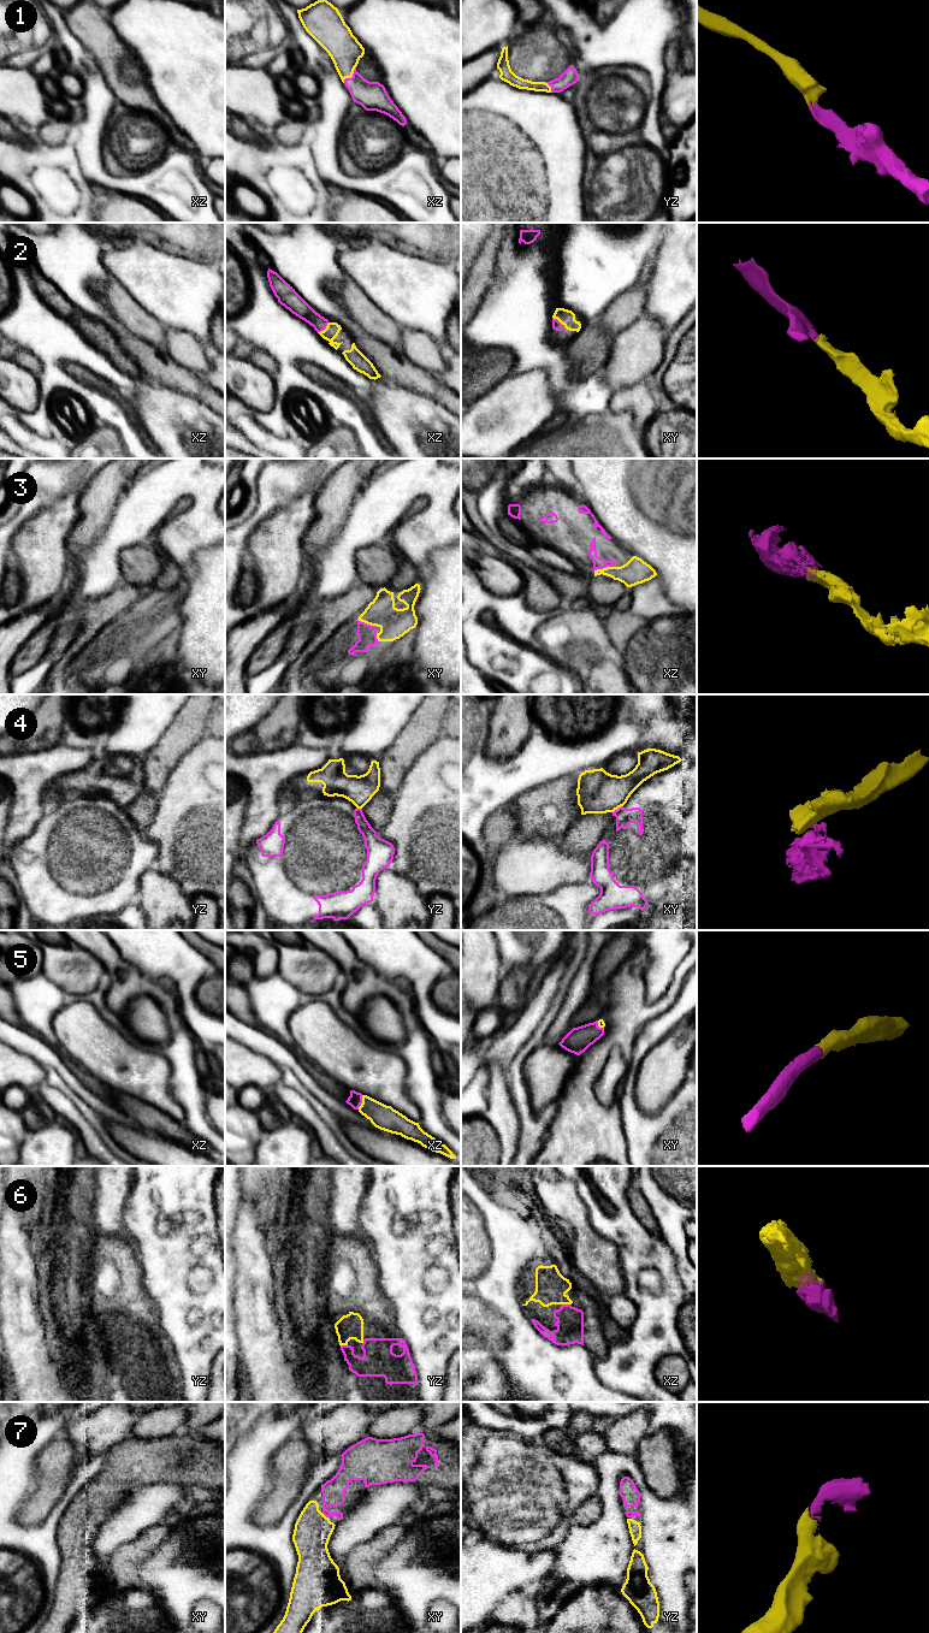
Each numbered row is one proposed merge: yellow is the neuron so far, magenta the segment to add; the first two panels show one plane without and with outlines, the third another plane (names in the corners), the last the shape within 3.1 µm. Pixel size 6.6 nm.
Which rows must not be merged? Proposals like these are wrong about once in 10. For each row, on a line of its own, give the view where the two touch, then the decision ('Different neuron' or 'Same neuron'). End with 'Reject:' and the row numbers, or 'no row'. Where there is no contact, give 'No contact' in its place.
1: Touches yellow in xz. Same neuron
2: Touches yellow in xy. Same neuron
3: Touches yellow in xy. Same neuron
4: Touches yellow in xy. Different neuron
5: Touches yellow in xz. Same neuron
6: Touches yellow in xz. Same neuron
7: Touches yellow in xy. Same neuron
Reject: 4

